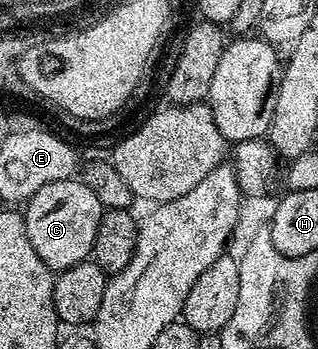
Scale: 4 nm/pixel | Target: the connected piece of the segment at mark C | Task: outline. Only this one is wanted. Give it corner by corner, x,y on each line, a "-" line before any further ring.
81,179
48,183
25,202
28,239
36,255
44,259
49,269
61,271
76,267
76,263
87,260
93,254
96,227
100,227
103,212
100,199
96,199
94,192

